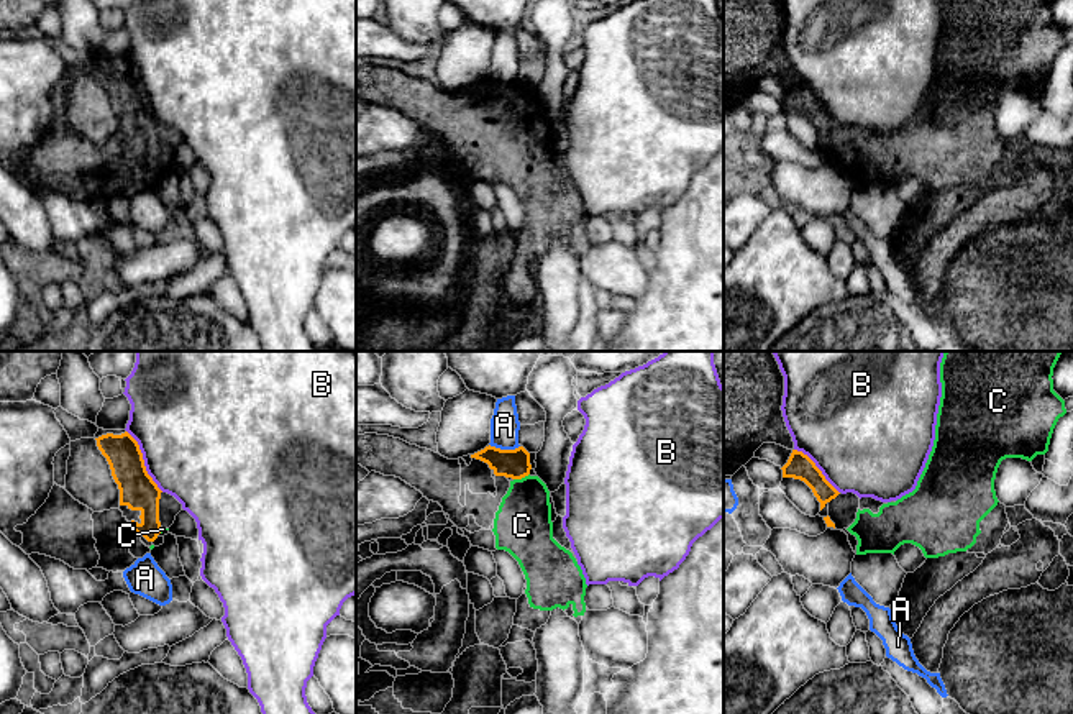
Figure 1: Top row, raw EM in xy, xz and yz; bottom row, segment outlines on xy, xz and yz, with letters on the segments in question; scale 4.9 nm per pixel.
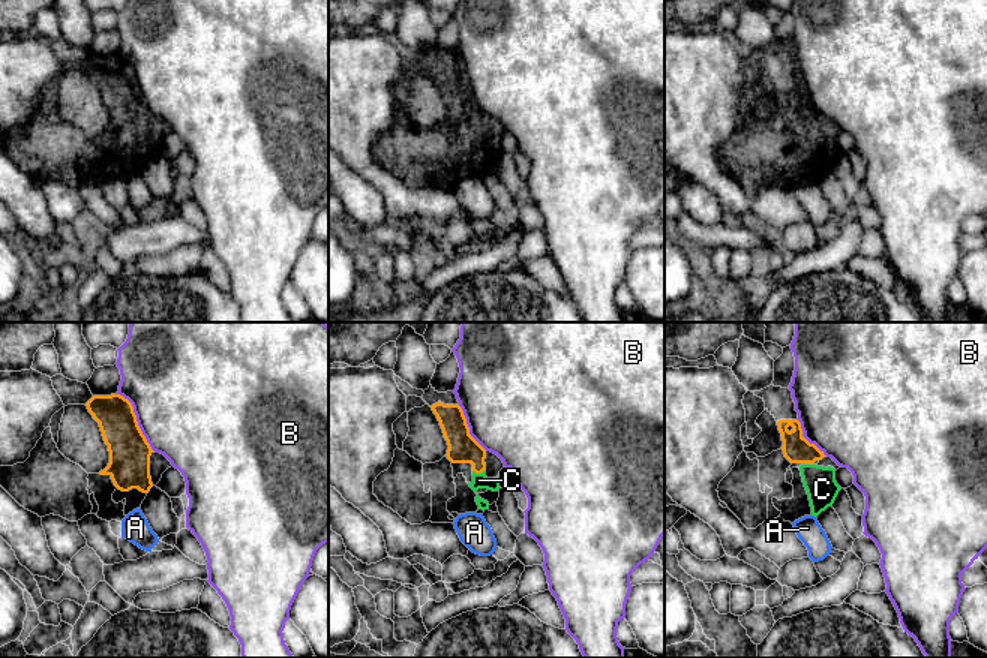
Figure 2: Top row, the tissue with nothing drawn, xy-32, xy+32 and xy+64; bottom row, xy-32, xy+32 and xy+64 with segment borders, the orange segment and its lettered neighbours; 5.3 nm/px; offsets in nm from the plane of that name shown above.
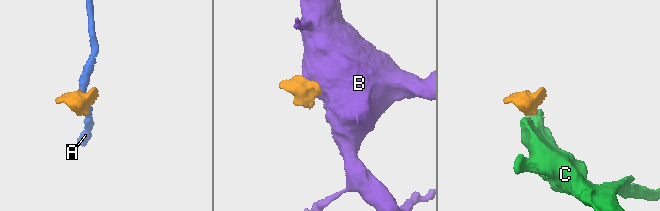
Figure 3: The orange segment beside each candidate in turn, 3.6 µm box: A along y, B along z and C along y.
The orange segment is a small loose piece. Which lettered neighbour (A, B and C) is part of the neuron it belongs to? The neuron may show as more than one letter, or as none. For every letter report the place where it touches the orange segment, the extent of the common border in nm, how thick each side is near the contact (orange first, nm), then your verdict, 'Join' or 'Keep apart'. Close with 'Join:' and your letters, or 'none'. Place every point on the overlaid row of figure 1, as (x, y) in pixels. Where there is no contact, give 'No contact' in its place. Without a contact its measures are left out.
A: Touches orange at xz (504, 450). Shared border 150 nm. Thickness 140 nm (orange) against 140 nm. Keep apart
B: Touches orange at xy (143, 462). Shared border 360 nm. Thickness 180 nm (orange) against 500 nm. Keep apart
C: Touches orange at xz (520, 478). Shared border 90 nm. Thickness 140 nm (orange) against 280 nm. Join
Join: C

